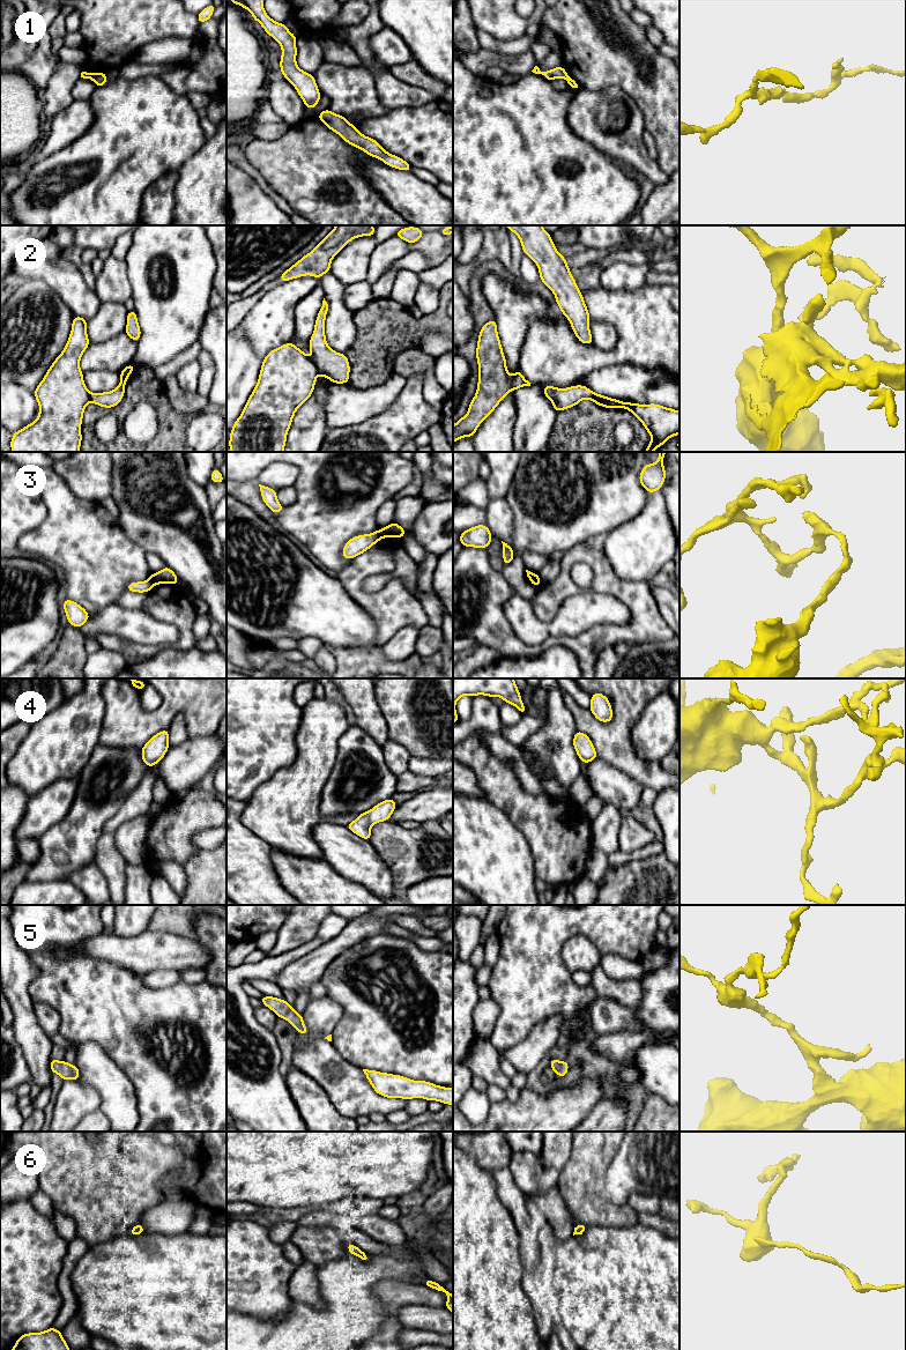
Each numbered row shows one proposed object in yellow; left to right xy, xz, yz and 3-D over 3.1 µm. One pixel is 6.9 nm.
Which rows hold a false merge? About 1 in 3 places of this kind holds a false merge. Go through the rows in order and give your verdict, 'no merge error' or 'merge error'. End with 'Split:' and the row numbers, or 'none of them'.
1: merge error
2: no merge error
3: merge error
4: no merge error
5: no merge error
6: merge error
Split: 1, 3, 6

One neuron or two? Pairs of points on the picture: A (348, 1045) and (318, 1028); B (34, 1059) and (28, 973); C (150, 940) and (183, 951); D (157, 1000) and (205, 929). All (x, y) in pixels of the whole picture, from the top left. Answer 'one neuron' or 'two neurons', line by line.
A: two neurons
B: one neuron
C: one neuron
D: two neurons

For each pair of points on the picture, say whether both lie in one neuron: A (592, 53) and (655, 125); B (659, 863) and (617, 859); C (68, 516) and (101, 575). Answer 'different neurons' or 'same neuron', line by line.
A: same neuron
B: different neurons
C: same neuron

